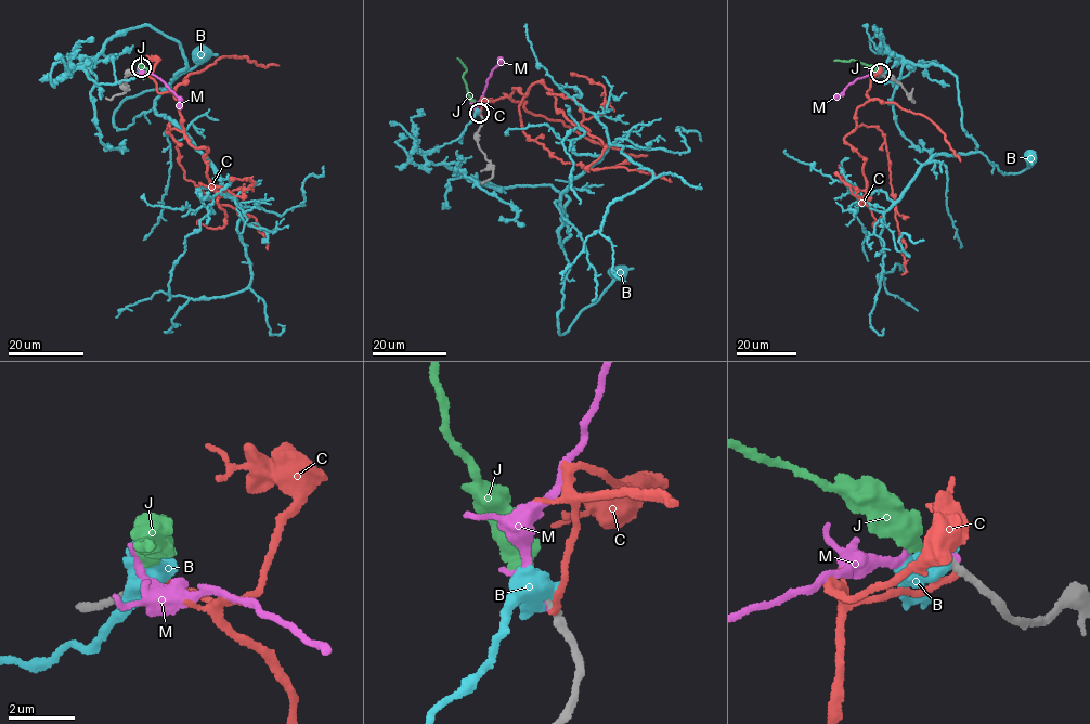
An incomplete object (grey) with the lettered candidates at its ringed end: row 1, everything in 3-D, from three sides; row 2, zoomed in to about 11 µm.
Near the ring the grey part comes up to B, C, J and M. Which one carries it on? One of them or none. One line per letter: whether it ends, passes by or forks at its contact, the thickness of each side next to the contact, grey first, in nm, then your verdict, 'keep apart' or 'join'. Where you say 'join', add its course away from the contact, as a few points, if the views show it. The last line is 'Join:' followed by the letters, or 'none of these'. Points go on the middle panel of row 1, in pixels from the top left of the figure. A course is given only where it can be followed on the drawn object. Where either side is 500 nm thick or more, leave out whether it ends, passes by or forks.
B: calibres 260 and 550 nm; keep apart
C: it ends; calibres 280 and 200 nm; keep apart
J: it ends; calibres 260 and 280 nm; join; course (479, 113), (463, 78), (464, 64), (457, 57)
M: it ends; calibres 260 and 240 nm; keep apart
Join: J

